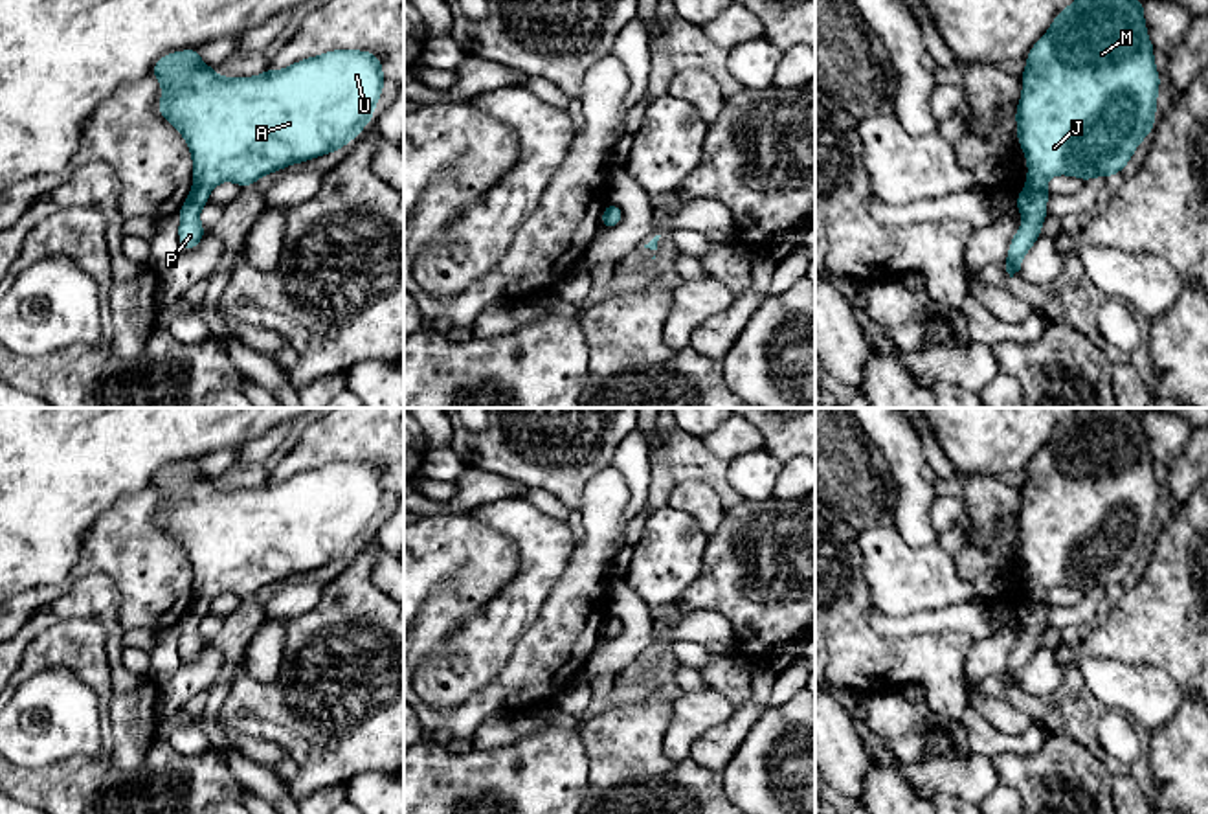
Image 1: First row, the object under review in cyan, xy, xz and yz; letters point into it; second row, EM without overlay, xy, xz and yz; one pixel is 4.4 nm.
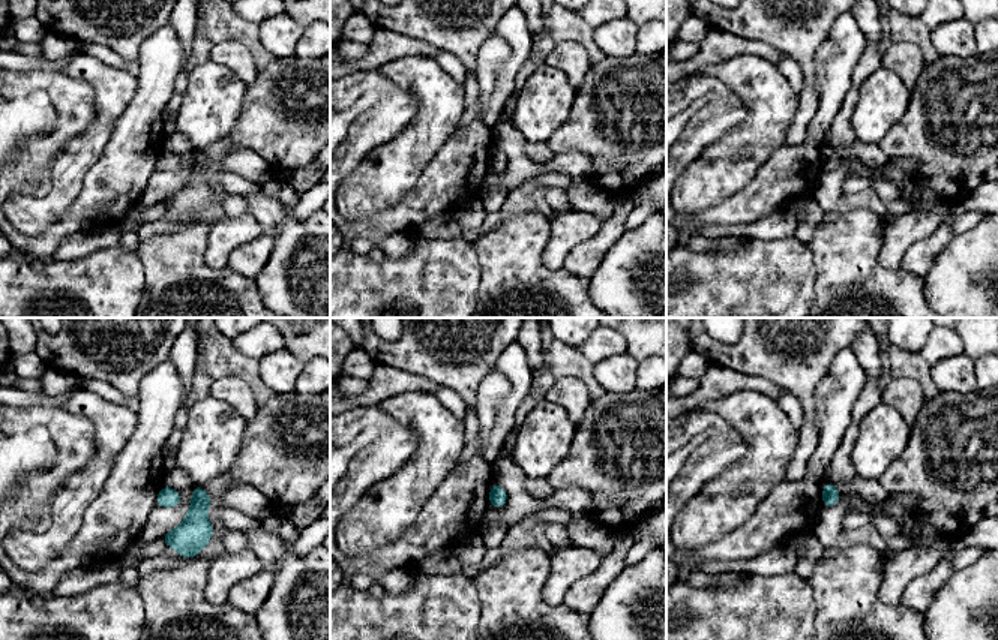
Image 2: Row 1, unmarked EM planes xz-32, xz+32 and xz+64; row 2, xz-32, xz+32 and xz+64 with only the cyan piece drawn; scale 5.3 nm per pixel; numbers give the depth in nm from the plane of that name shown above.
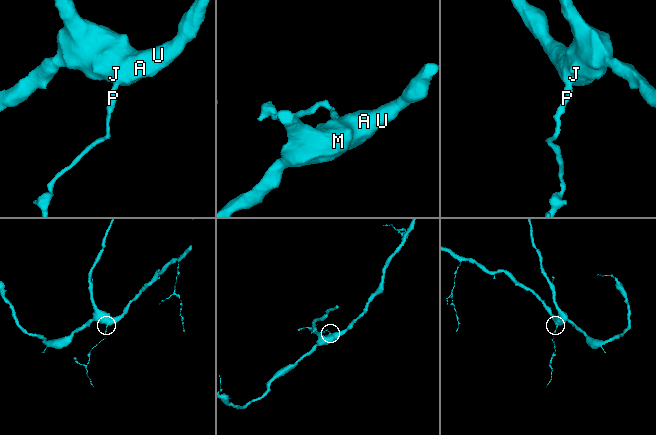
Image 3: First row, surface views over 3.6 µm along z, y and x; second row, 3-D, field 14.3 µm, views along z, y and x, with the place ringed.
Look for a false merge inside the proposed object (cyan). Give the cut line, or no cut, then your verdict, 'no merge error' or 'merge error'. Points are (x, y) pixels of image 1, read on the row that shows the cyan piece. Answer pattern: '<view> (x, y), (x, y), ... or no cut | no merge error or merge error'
no cut | no merge error

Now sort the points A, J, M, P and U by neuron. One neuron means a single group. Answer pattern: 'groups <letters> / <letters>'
groups A J M P U

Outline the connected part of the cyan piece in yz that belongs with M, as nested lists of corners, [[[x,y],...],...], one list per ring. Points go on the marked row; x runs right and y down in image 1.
[[[1076,0],[1063,7],[1048,31],[1026,53],[1026,68],[1021,75],[1023,94],[1015,110],[1017,140],[1028,164],[1026,187],[1017,193],[1017,211],[1024,222],[1013,235],[1006,257],[1006,272],[1013,277],[1032,244],[1041,237],[1046,211],[1046,182],[1054,175],[1078,176],[1089,182],[1092,176],[1118,175],[1138,143],[1149,136],[1157,116],[1160,75],[1153,61],[1155,48],[1147,37],[1144,0]]]

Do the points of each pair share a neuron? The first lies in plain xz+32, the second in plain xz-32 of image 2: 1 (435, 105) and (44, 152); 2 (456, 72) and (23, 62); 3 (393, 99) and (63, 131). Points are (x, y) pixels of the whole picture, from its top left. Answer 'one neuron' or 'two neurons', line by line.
1: two neurons
2: one neuron
3: one neuron

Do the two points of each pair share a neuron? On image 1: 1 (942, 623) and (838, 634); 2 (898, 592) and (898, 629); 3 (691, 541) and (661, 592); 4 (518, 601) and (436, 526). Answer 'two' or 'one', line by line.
1: two
2: two
3: one
4: two

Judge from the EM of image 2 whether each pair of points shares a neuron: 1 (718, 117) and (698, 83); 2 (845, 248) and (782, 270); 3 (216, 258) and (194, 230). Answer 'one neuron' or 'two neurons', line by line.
1: one neuron
2: two neurons
3: two neurons

